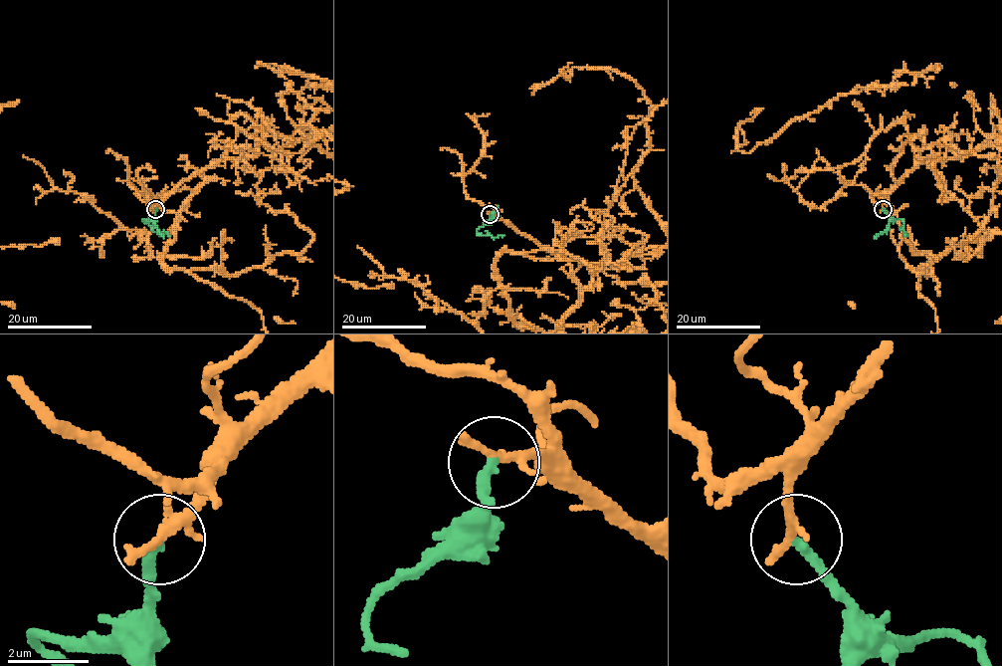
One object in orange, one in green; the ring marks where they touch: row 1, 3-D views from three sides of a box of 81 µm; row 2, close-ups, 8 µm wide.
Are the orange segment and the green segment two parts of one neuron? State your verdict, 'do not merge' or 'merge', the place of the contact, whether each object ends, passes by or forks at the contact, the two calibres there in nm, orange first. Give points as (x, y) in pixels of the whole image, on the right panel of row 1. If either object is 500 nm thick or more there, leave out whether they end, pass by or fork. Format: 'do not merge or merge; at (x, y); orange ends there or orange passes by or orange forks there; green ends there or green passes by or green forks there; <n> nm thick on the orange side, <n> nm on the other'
merge; at (883, 209); orange passes by; green ends there; 240 nm thick on the orange side, 260 nm on the other

